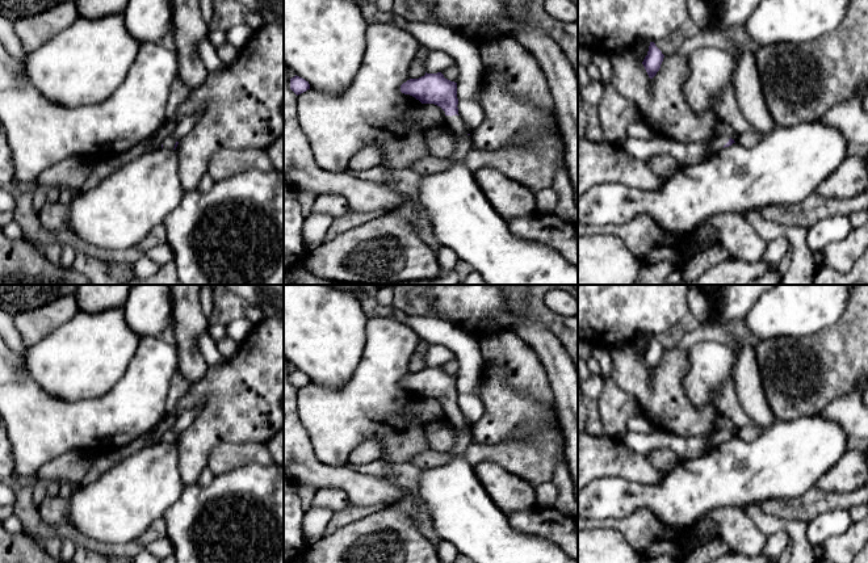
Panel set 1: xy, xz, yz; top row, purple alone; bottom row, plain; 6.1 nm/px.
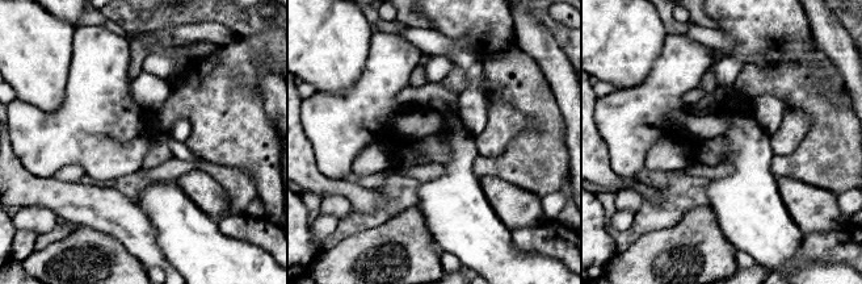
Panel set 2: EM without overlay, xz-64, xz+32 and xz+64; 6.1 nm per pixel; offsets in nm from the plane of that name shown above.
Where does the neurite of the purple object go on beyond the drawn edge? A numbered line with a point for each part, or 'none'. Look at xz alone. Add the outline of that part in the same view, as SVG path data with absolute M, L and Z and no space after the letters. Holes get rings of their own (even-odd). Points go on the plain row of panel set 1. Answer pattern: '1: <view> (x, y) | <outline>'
1: xz (455, 416) | M456 408L456 409L452 409L452 411L450 411L450 409L445 409L444 419L445 419L446 421L452 423L453 425L456 425L457 428L461 428L461 429L467 429L467 428L470 428L470 427L466 424L466 421L465 421L461 411L457 409L457 408Z

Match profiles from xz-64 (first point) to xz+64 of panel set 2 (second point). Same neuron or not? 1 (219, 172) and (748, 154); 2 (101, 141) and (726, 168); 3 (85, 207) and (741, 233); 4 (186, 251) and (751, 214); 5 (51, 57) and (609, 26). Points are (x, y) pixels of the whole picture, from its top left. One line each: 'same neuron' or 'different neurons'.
1: different neurons
2: different neurons
3: different neurons
4: same neuron
5: same neuron

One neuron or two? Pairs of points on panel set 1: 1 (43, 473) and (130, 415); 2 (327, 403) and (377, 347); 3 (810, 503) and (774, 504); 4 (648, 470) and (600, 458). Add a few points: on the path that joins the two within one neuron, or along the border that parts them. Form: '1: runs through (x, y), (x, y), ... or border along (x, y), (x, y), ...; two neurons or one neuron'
1: border along (93, 453), (67, 450), (49, 462); two neurons
2: runs through (344, 399), (377, 364); one neuron
3: runs through (801, 505), (783, 505); one neuron
4: runs through (636, 467), (612, 458); one neuron

